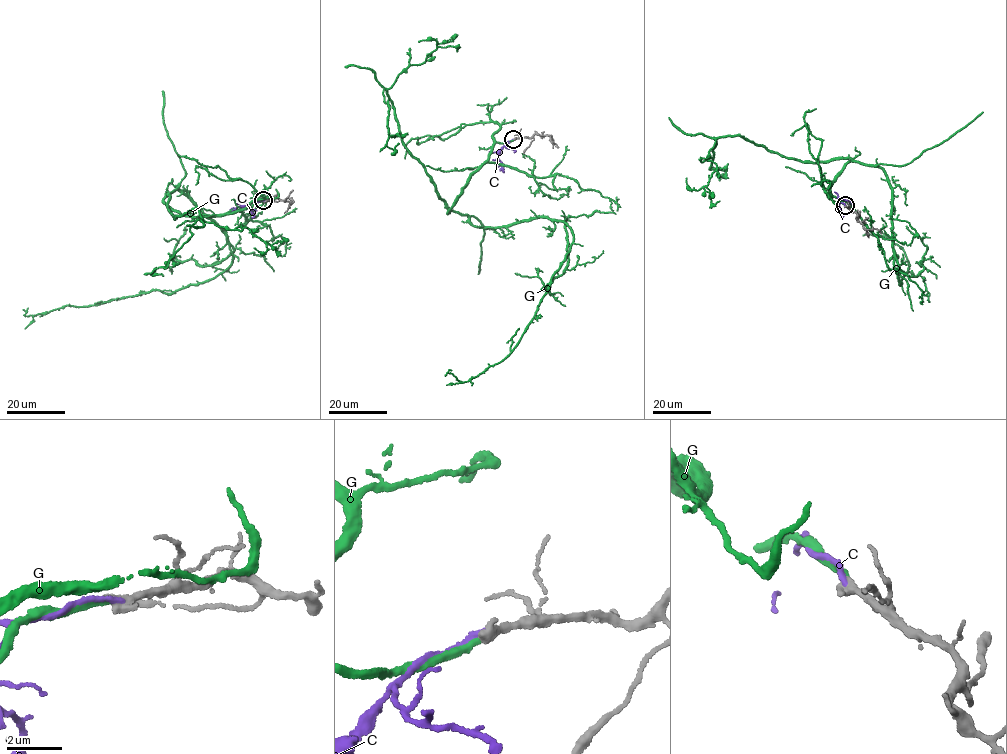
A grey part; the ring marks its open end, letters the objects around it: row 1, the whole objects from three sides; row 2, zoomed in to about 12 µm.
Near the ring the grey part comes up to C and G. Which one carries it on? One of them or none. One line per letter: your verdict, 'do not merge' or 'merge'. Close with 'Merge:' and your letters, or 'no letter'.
C: do not merge
G: merge
Merge: G

